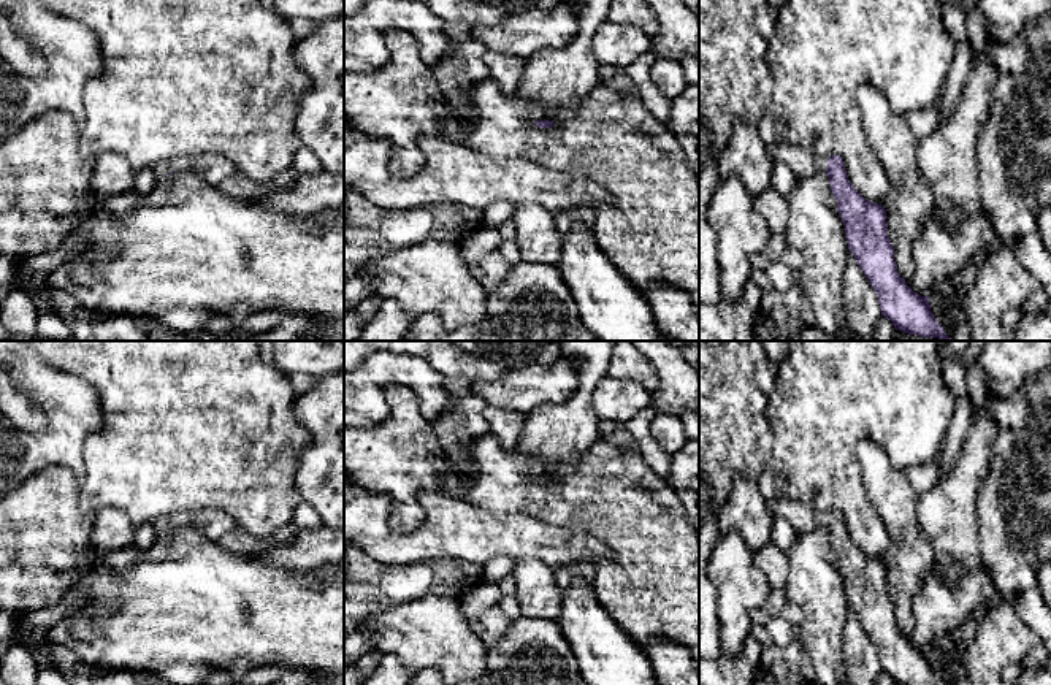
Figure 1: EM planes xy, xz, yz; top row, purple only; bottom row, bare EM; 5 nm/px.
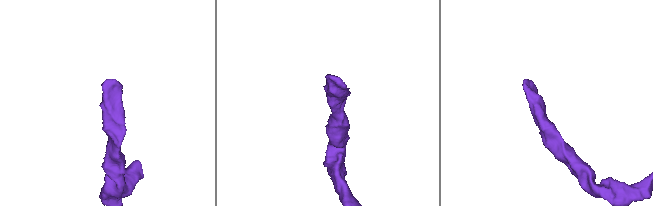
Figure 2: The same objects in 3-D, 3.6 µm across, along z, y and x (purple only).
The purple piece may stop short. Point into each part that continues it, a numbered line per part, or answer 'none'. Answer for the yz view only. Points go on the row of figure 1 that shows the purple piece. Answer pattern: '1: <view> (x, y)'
1: yz (804, 164)

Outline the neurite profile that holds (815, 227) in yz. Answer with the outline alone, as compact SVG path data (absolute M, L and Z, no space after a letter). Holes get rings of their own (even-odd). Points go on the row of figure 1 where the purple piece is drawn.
M827 173L797 178L794 189L786 195L786 203L789 209L785 228L786 247L799 249L804 258L796 281L807 293L818 327L827 335L837 335L850 249Z

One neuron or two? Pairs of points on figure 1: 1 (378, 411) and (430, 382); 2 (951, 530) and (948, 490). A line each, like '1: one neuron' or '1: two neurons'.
1: one neuron
2: one neuron

